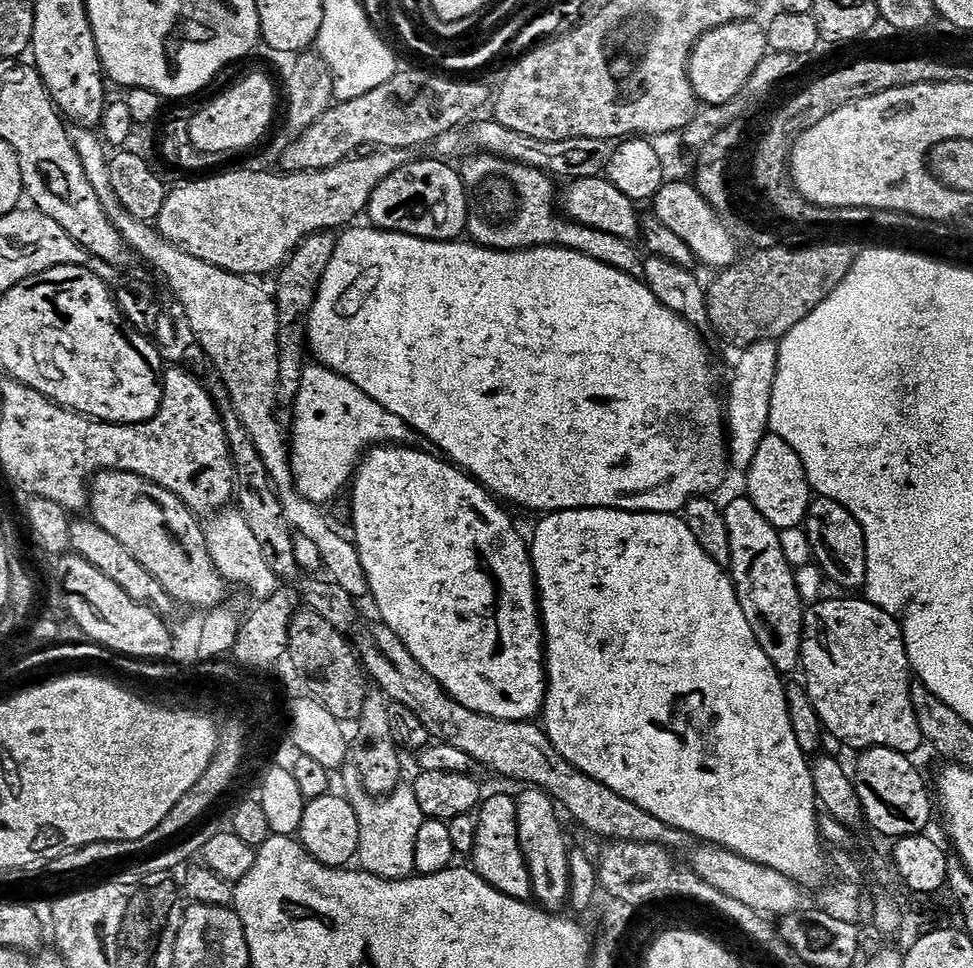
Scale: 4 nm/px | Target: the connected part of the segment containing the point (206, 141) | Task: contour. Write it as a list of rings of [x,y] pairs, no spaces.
[[[248,76],[245,80],[238,81],[229,92],[214,97],[196,117],[191,117],[194,146],[198,146],[198,150],[221,154],[248,148],[267,134],[275,112],[276,92],[272,89],[271,82],[264,76]]]

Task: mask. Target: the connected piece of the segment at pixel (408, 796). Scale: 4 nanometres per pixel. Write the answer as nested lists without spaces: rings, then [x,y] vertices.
[[[345,767],[343,774],[343,795],[354,806],[354,814],[358,814],[360,845],[356,854],[359,867],[378,878],[408,879],[416,872],[414,842],[418,839],[418,830],[422,830],[422,822],[425,820],[412,786],[396,787],[386,796],[372,796],[364,788],[354,767]]]

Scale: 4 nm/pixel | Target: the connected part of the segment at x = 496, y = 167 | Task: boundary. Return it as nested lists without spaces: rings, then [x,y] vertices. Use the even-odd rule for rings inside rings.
[[[495,154],[468,157],[462,167],[470,209],[466,232],[475,243],[484,248],[501,248],[504,252],[547,246],[573,248],[626,274],[643,277],[645,257],[640,256],[641,249],[633,241],[582,226],[558,211],[558,188],[556,192],[553,177],[547,172]]]

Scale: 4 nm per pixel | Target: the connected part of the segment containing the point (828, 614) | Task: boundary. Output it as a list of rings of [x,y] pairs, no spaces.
[[[867,598],[860,600],[821,599],[804,608],[803,636],[801,638],[800,665],[808,683],[808,700],[824,728],[836,740],[849,744],[855,750],[889,748],[913,754],[926,741],[918,730],[918,718],[912,705],[914,673],[906,654],[906,642],[895,620],[886,610],[874,606]]]

